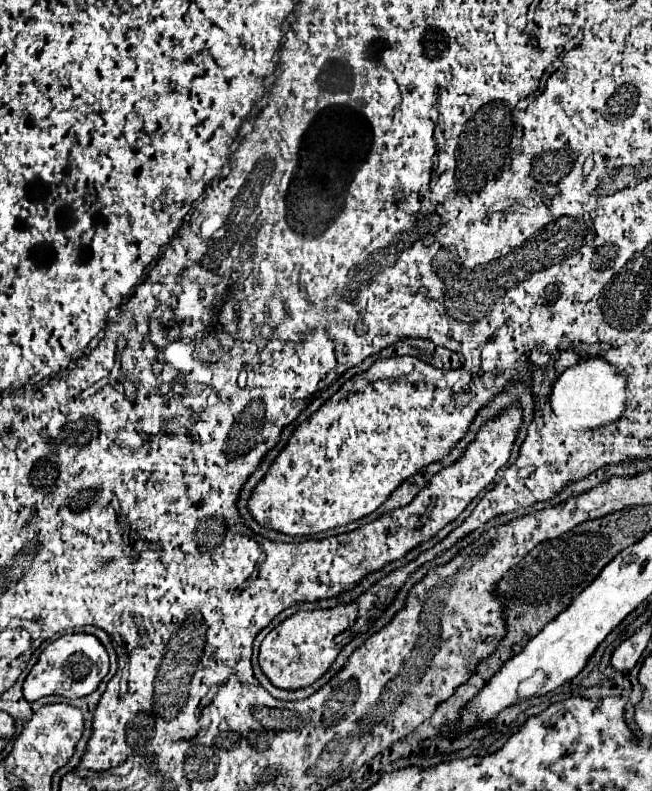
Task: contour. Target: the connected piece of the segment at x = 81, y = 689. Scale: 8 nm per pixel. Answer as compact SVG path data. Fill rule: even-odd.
M75 632L75 634L65 634L59 640L51 642L39 656L37 664L31 668L29 676L23 682L23 696L29 702L35 702L43 696L63 696L69 700L83 698L91 692L97 690L99 682L107 676L109 672L109 656L103 644L85 632Z

